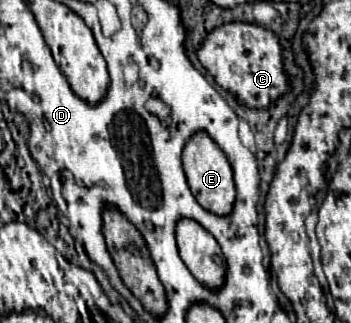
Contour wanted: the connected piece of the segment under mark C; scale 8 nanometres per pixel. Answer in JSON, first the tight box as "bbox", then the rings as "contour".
{"bbox":[196,22,292,108],"contour":[[[228,22],[218,26],[218,30],[210,30],[196,50],[196,56],[216,84],[234,94],[246,108],[268,108],[282,94],[290,92],[292,80],[284,72],[280,38],[258,24]]]}

